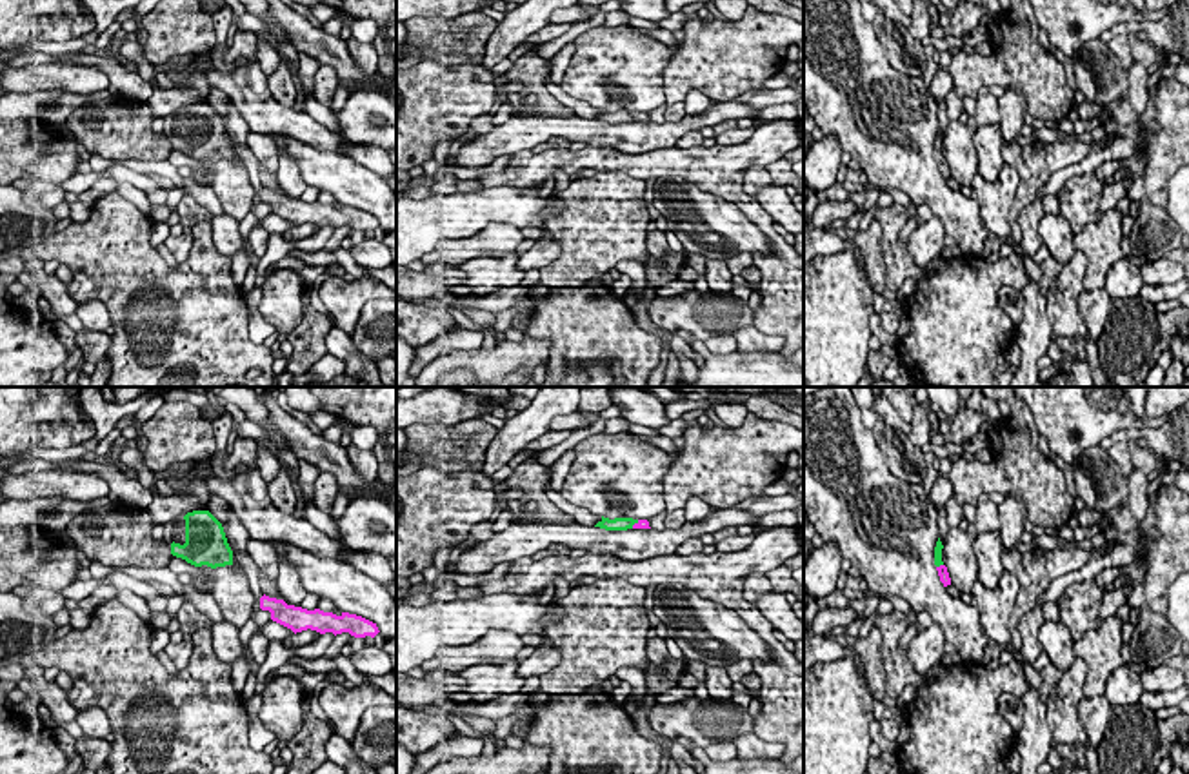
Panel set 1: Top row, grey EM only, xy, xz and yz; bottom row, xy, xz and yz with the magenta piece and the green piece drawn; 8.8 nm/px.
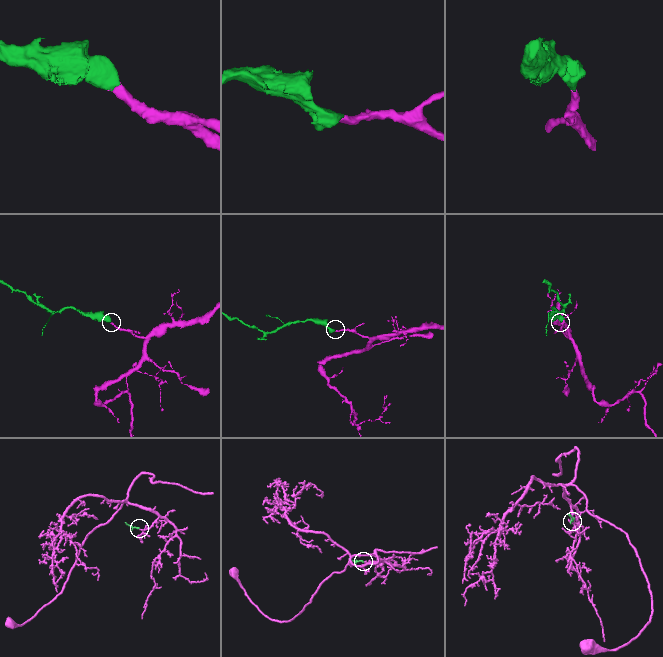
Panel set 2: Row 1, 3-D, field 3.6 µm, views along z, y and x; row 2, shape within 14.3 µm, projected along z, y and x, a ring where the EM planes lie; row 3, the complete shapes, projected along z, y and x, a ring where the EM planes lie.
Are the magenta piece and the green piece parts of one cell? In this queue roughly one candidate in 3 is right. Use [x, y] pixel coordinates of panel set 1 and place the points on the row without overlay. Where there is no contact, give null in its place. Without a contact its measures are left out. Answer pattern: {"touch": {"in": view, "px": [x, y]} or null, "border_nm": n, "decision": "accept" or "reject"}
{"touch": {"in": "xz", "px": [635, 117]}, "border_nm": 110, "decision": "accept"}

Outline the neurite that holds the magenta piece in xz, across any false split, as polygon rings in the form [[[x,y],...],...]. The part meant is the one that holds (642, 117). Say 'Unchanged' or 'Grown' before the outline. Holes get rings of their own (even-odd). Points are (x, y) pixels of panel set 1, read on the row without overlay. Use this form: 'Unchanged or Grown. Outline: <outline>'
Grown. Outline: [[[604,111],[594,118],[605,124],[627,124],[627,122],[651,122],[647,113],[633,113],[633,111]]]

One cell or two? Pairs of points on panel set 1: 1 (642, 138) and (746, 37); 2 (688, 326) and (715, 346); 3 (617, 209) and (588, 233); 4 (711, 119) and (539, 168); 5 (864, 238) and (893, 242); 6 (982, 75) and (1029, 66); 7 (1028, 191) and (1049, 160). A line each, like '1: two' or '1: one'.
1: two
2: two
3: one
4: two
5: two
6: one
7: one

